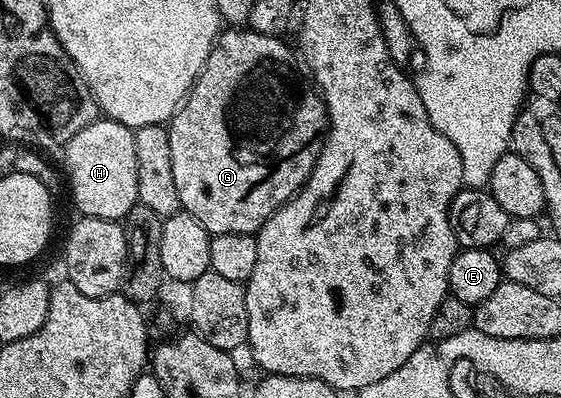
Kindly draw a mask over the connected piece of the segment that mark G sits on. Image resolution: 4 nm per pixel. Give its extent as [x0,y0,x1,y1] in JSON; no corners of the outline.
[167,29,329,236]

